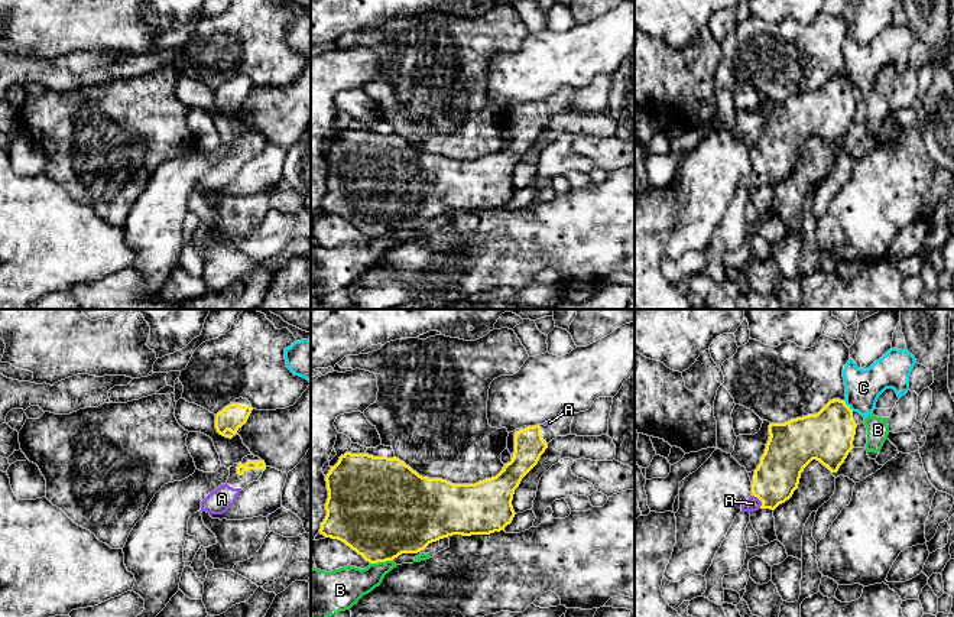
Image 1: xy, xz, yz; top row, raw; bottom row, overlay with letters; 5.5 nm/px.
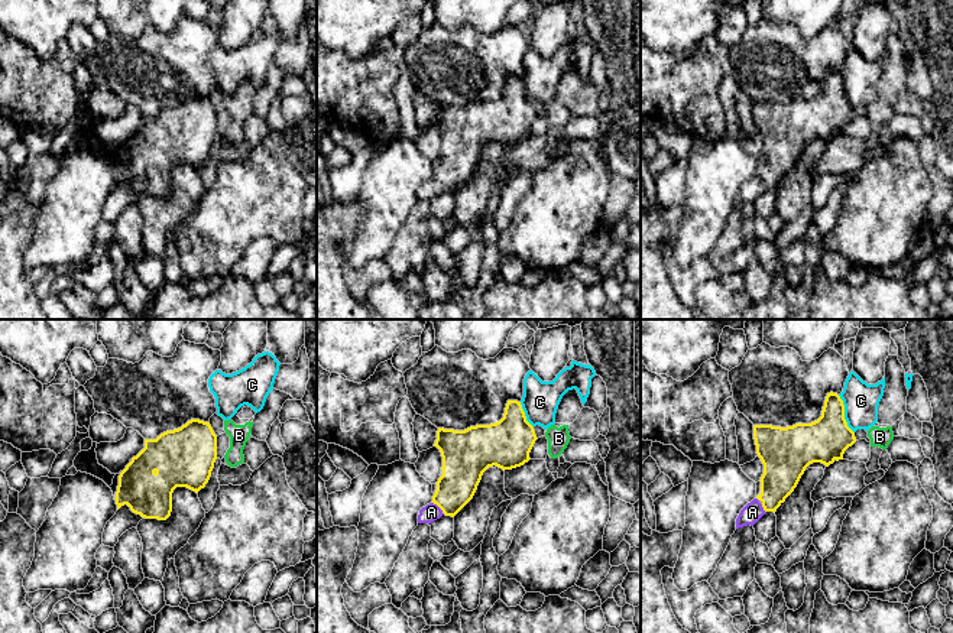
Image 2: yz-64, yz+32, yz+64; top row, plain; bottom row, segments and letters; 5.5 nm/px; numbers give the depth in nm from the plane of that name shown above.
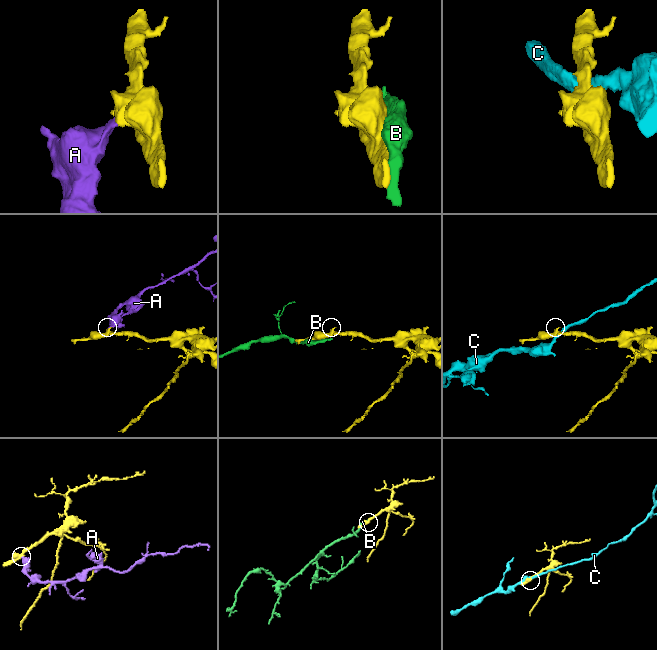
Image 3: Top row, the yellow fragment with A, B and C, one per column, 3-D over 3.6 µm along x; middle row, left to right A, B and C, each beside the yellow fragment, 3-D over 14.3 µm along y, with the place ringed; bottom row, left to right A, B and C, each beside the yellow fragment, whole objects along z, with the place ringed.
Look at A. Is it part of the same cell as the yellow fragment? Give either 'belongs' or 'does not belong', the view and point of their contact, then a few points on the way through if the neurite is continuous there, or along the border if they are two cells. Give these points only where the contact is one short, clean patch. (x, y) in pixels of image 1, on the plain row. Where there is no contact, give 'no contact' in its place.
belongs; contact yz (759, 175); way yz (776, 153), (775, 159), (759, 175), (752, 179)

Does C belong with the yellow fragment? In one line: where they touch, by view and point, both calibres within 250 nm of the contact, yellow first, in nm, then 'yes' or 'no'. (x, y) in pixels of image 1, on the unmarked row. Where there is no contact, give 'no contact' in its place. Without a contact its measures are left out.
meets yellow in yz at (849, 83); 280 nm thick on the yellow side, 200 nm on the other; no

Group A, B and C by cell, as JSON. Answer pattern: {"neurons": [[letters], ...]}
{"neurons": [["A"], ["B"], ["C"]]}

